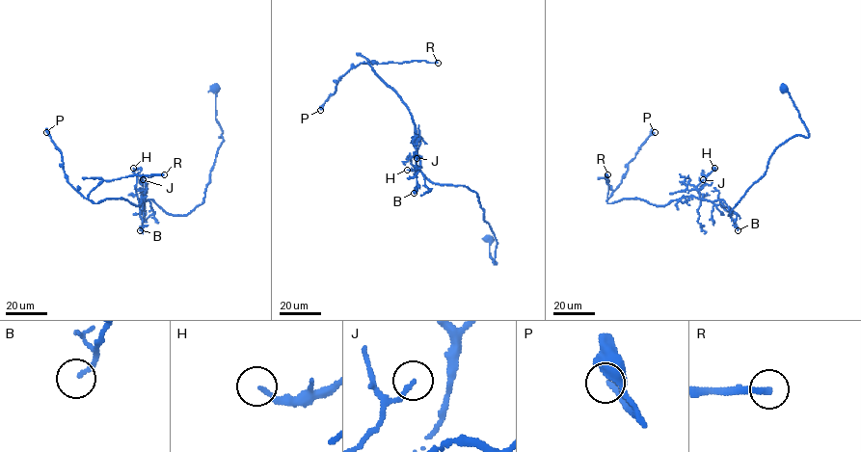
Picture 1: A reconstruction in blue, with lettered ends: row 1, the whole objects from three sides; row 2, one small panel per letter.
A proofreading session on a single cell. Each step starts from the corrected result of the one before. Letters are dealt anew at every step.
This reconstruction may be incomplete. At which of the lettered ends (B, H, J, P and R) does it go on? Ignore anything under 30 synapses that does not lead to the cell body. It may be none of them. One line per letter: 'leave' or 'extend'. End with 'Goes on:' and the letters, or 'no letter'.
B: leave
H: leave
J: leave
P: extend
R: extend
Goes on: P, R

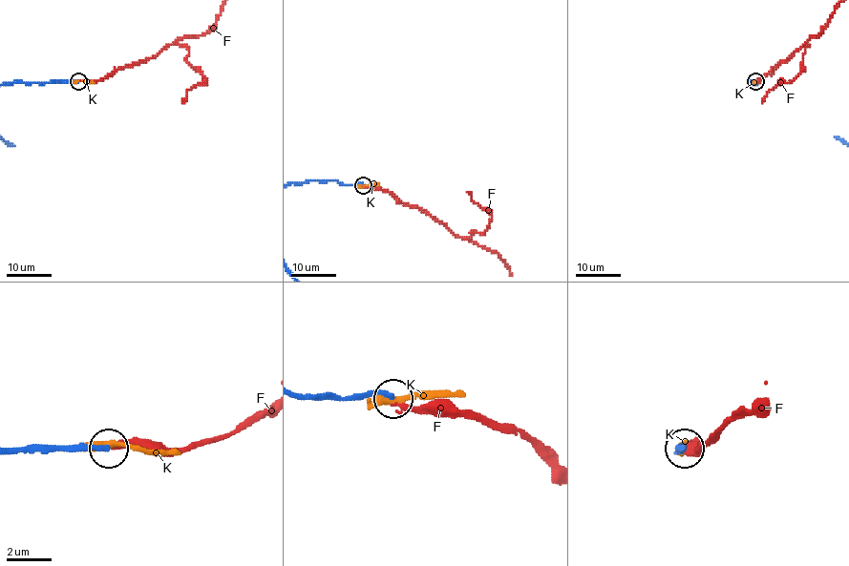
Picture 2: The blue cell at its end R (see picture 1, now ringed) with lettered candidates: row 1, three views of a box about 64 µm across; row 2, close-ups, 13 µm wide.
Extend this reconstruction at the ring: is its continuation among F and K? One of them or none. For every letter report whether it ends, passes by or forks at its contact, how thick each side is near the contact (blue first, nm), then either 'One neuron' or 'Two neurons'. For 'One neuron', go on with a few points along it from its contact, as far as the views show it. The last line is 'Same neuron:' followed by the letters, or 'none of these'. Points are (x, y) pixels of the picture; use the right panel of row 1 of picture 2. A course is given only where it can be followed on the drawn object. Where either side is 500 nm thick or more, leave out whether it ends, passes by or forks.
F: It ends there. Thickness 220 nm (blue) against 260 nm. Two neurons
K: It ends there. Thickness 280 nm (blue) against 400 nm. Two neurons
Same neuron: none of these

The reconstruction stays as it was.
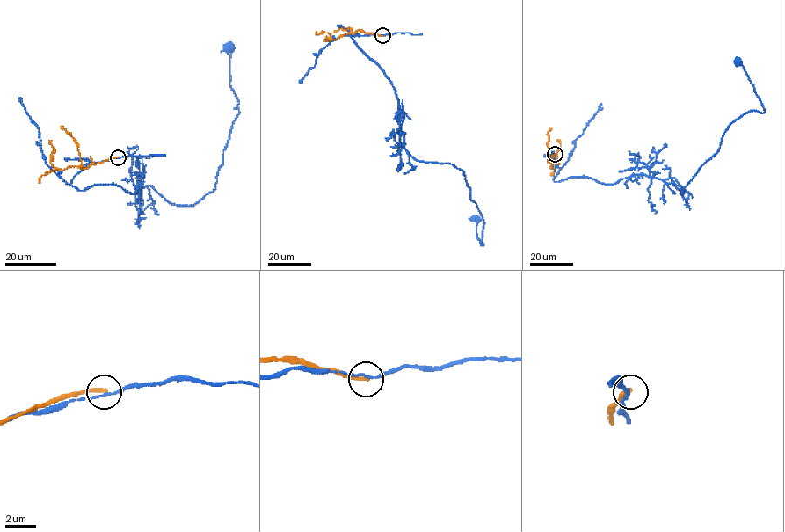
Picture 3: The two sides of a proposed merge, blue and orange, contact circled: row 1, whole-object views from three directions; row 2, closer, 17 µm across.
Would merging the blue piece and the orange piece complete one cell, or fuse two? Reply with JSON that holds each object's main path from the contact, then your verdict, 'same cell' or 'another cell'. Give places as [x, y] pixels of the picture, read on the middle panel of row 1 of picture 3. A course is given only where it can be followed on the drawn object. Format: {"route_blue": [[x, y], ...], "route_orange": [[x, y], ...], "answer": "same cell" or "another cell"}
{"route_blue": [[381, 35], [343, 34], [390, 81], [400, 143], [408, 152], [464, 172], [484, 222], [482, 245], [476, 219]], "route_orange": [[381, 35], [358, 29], [336, 40], [325, 37], [328, 41], [326, 38]], "answer": "another cell"}

